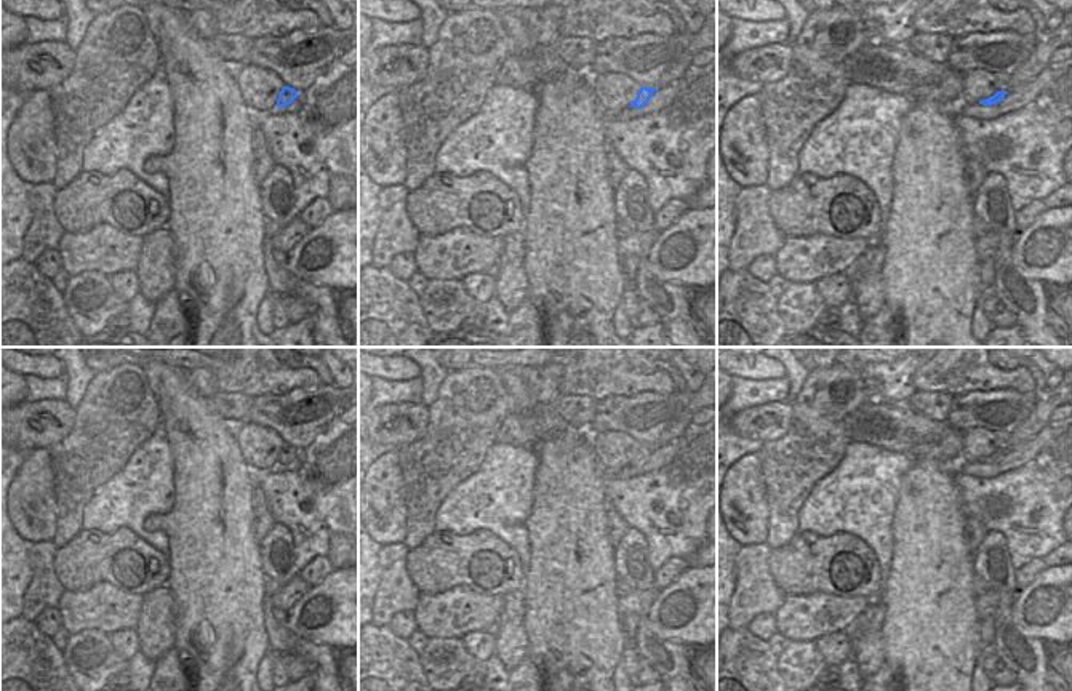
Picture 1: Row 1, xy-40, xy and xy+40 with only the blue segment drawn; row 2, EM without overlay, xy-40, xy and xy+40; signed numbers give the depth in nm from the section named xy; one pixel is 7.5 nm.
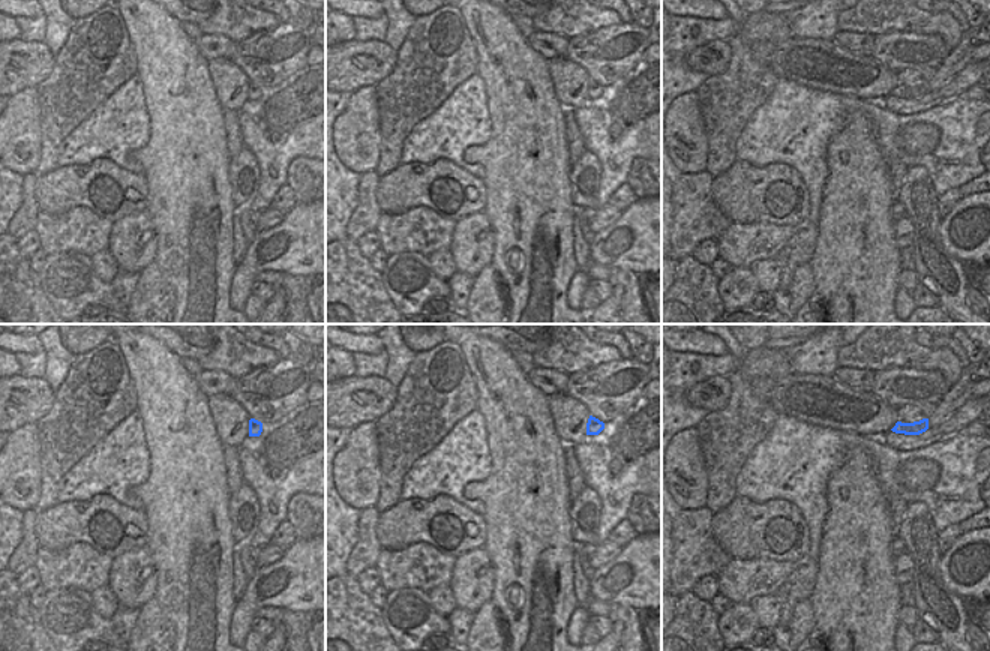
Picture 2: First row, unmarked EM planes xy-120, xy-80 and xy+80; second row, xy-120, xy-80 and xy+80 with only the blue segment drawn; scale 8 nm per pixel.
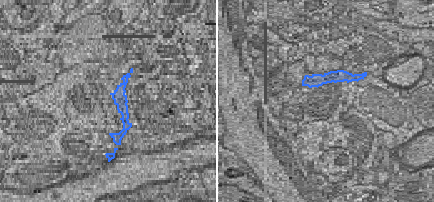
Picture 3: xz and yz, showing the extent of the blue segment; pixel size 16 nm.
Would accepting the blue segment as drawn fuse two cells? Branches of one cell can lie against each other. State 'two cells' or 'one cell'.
one cell

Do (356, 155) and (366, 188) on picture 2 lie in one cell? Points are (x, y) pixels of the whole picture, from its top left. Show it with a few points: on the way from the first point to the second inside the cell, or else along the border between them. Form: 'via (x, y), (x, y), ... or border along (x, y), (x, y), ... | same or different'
border along (374, 170), (365, 171), (360, 176) | different

